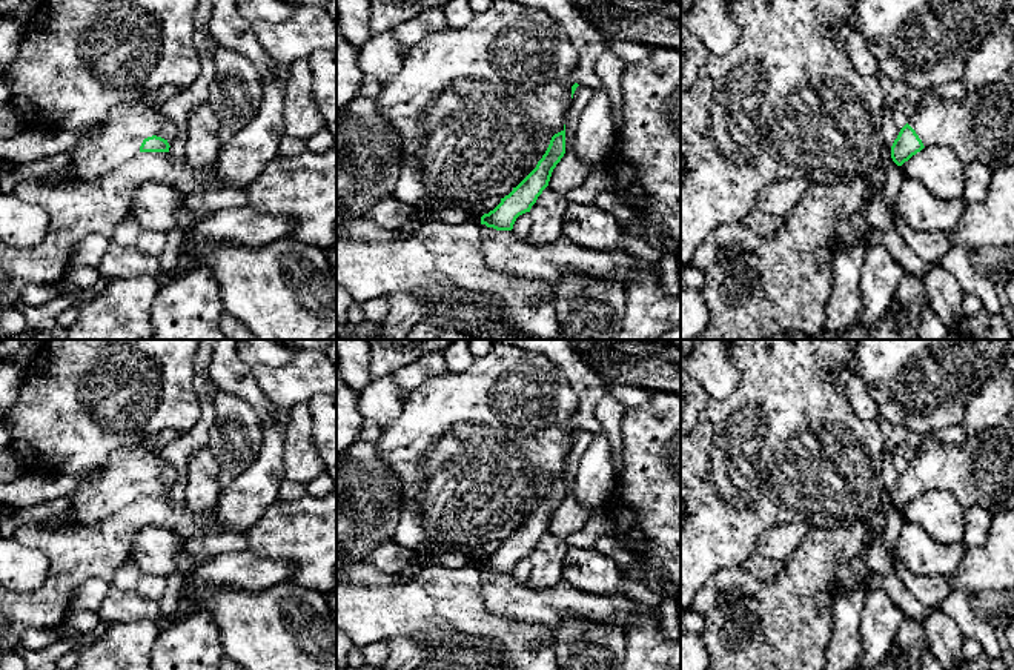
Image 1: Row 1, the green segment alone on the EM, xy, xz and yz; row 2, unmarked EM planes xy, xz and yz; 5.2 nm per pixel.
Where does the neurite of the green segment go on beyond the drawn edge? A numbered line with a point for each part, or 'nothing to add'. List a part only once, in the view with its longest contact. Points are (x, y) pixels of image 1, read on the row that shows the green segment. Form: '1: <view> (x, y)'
1: xy (126, 126)

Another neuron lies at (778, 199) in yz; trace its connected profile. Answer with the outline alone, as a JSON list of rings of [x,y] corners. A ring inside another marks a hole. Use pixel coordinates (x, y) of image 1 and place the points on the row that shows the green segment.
[[[805,178],[779,180],[760,191],[756,209],[767,215],[787,215],[808,189]]]

